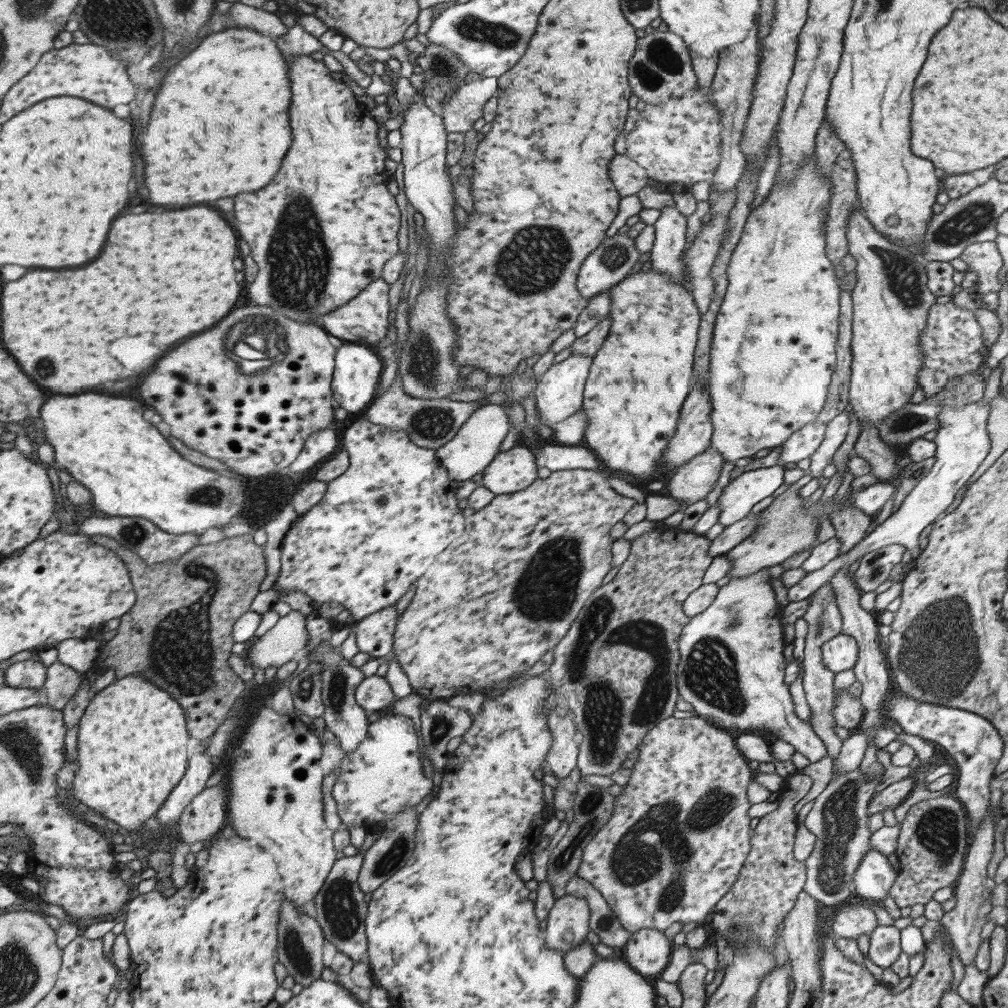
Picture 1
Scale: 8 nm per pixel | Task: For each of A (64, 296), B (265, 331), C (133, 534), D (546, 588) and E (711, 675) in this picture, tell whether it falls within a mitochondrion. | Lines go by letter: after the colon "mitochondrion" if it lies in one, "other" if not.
A: other
B: mitochondrion
C: mitochondrion
D: mitochondrion
E: mitochondrion

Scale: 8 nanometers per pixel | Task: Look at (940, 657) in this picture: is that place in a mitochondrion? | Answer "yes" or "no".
yes

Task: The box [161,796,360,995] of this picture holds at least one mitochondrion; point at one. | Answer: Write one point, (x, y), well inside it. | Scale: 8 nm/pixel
(300, 958)

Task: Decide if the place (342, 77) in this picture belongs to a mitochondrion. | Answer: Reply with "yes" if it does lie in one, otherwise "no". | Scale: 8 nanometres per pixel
no

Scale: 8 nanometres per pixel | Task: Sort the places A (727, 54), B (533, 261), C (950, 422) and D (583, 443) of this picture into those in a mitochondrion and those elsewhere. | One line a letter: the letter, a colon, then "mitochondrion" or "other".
A: other
B: mitochondrion
C: other
D: other

